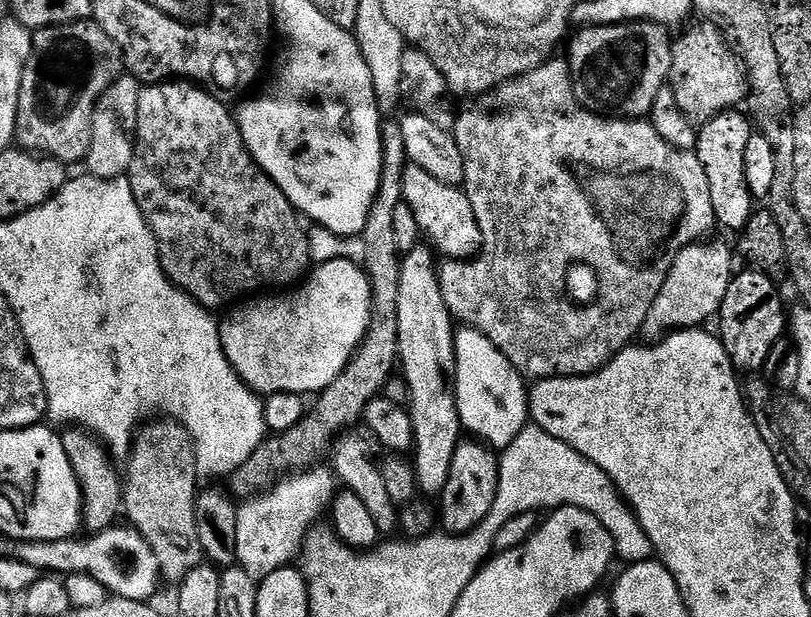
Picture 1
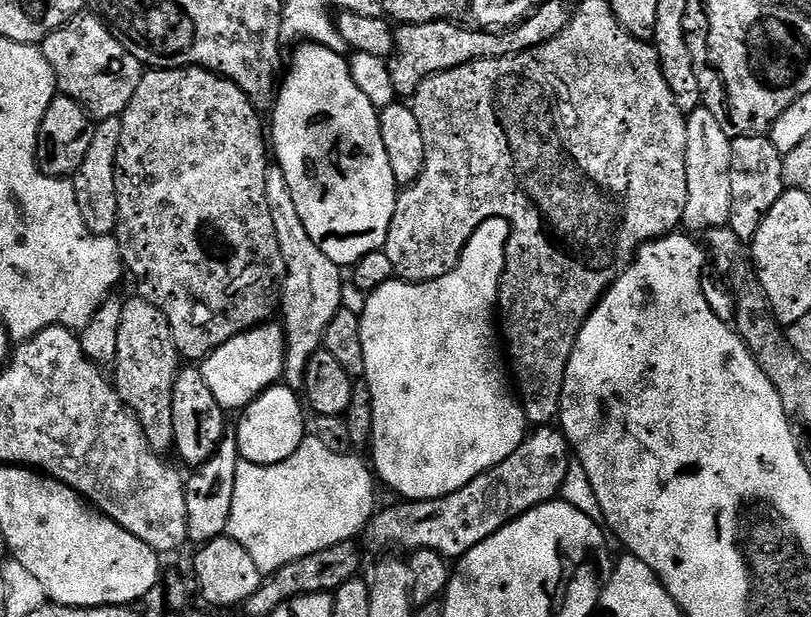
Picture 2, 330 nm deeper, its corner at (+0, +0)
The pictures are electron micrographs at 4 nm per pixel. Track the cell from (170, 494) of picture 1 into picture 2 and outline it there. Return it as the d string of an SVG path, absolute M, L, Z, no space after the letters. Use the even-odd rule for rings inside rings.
M125 299L114 383L129 410L136 413L146 438L161 454L171 453L174 448L174 382L181 367L182 357L176 351L168 319L150 302Z

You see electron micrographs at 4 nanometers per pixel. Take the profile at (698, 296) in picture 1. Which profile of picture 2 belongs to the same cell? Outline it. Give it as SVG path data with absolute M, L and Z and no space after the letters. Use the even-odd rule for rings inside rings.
M703 106L687 113L686 126L686 182L688 197L684 211L683 227L689 233L707 234L713 228L727 225L732 209L730 198L730 162L732 161L733 137L722 130L722 122Z

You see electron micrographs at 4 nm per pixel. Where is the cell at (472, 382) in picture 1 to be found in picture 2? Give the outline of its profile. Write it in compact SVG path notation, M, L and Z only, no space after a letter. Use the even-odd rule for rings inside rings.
M495 216L482 222L480 229L468 239L458 266L454 270L450 270L450 274L442 274L442 278L433 280L423 280L421 284L409 284L406 280L393 278L382 286L378 286L378 290L367 293L368 301L366 310L360 316L360 325L362 326L362 354L366 358L366 370L362 380L370 390L374 410L370 464L379 483L383 487L385 484L386 487L393 488L400 495L397 497L404 500L433 500L462 490L462 486L466 486L474 478L478 478L478 474L488 472L506 458L510 458L510 454L514 454L514 450L518 450L518 446L530 431L530 425L524 413L524 405L520 403L517 393L514 391L514 384L510 379L509 369L506 367L506 356L502 351L501 341L498 339L497 325L496 328L492 325L498 320L500 280L504 276L504 263L508 257L508 240L511 237L511 222Z

